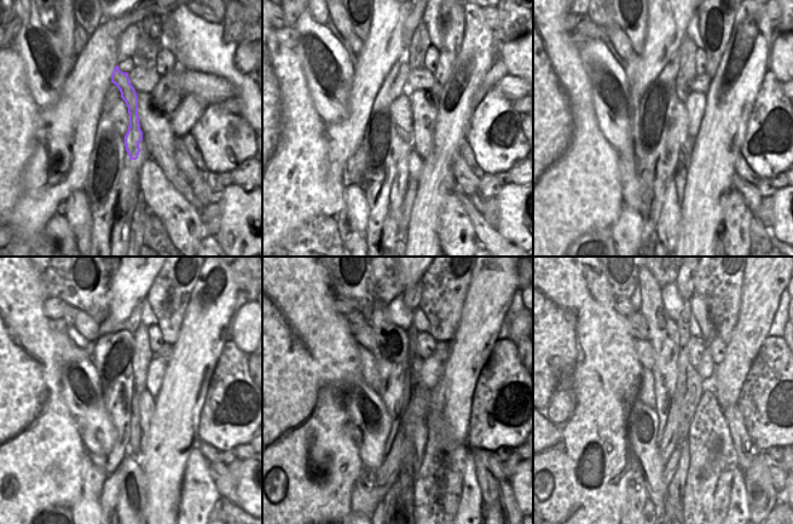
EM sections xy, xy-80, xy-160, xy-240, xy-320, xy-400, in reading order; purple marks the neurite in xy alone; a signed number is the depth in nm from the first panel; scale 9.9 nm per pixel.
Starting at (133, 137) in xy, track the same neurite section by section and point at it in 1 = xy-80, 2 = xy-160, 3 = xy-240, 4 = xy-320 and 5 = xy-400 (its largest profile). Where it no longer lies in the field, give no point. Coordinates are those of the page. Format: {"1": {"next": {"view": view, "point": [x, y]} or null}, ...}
{"1": {"next": {"view": "xy-80", "point": [400, 179]}}, "2": {"next": {"view": "xy-160", "point": [667, 230]}}, "3": {"next": {"view": "xy-240", "point": [131, 501]}}, "4": {"next": {"view": "xy-320", "point": [403, 502]}}, "5": {"next": {"view": "xy-400", "point": [670, 502]}}}

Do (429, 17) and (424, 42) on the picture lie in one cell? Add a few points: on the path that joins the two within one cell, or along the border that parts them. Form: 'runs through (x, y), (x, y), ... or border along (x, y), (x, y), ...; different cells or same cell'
border along (422, 21), (430, 44); different cells

